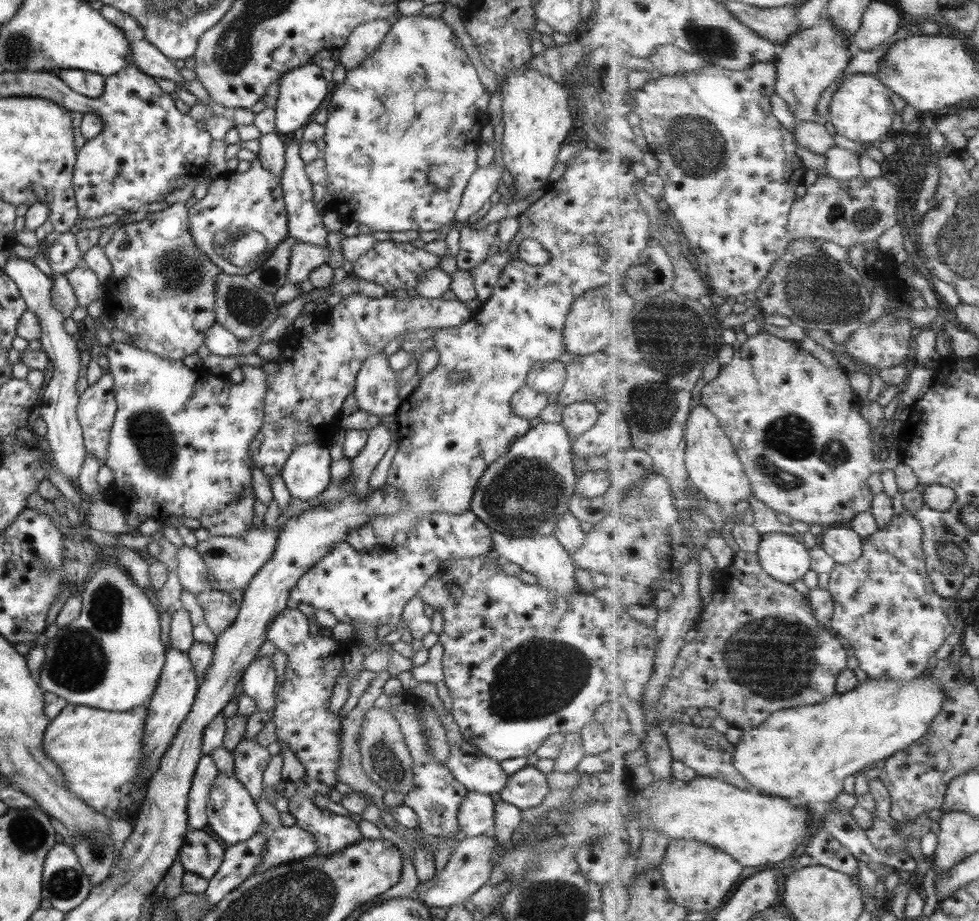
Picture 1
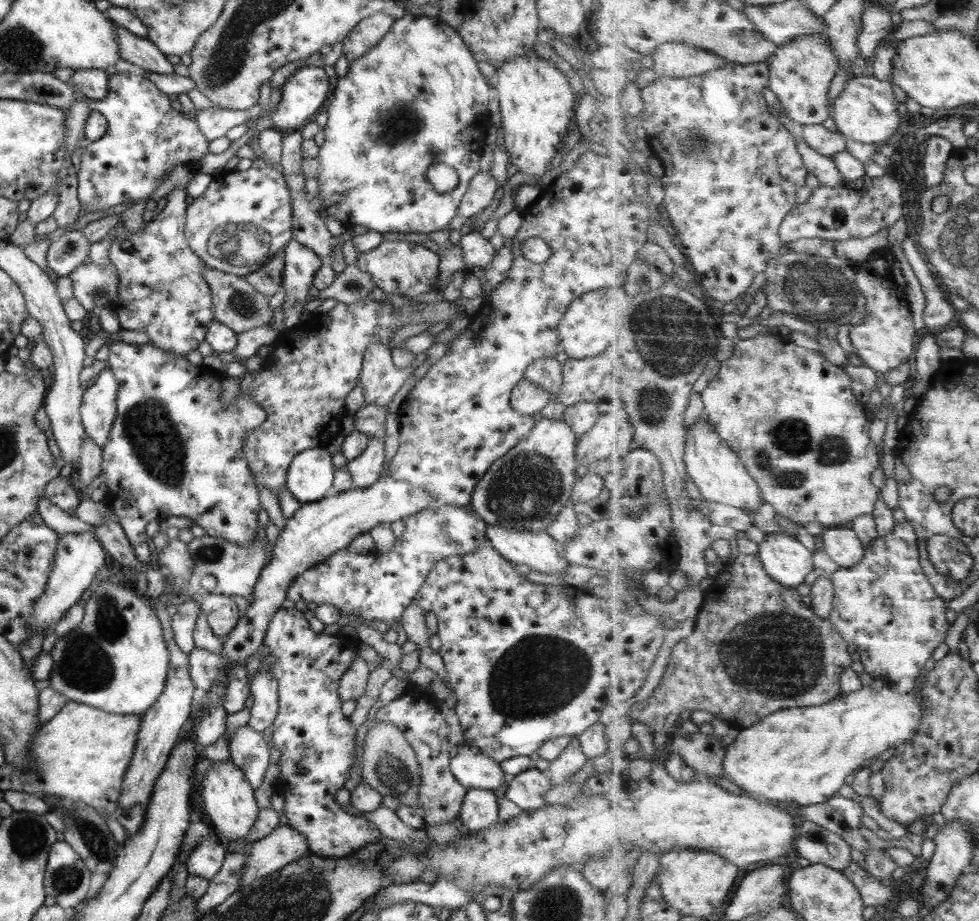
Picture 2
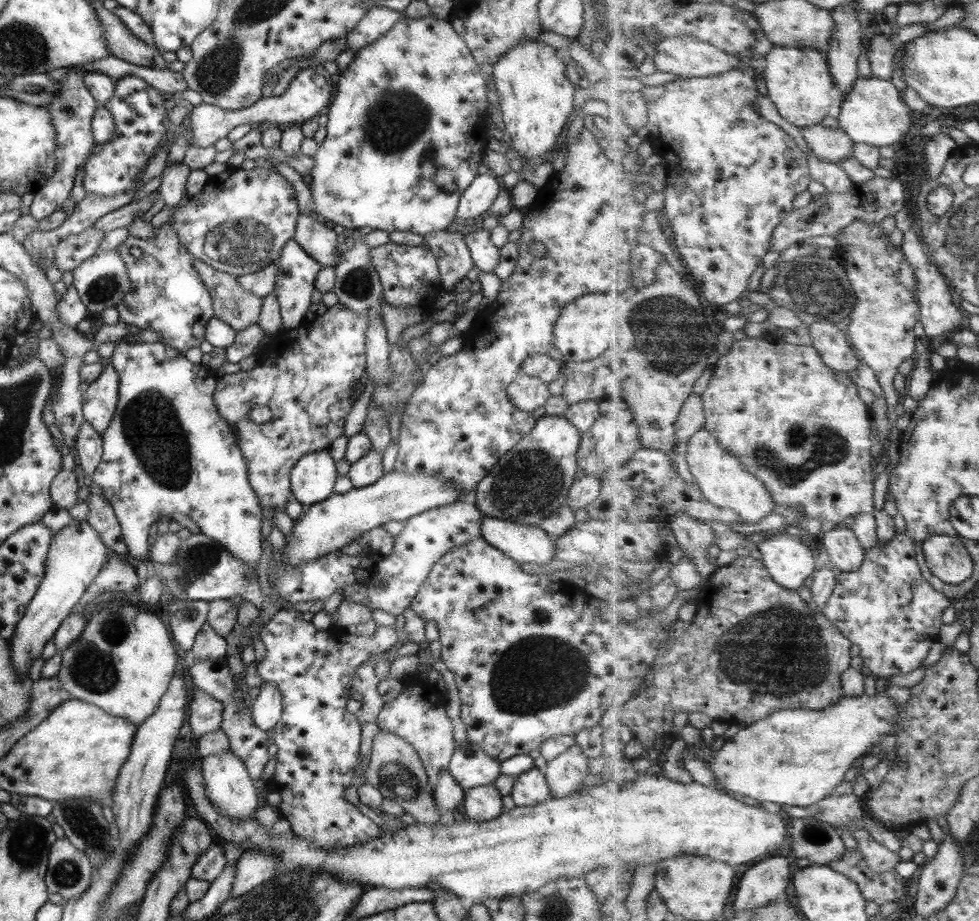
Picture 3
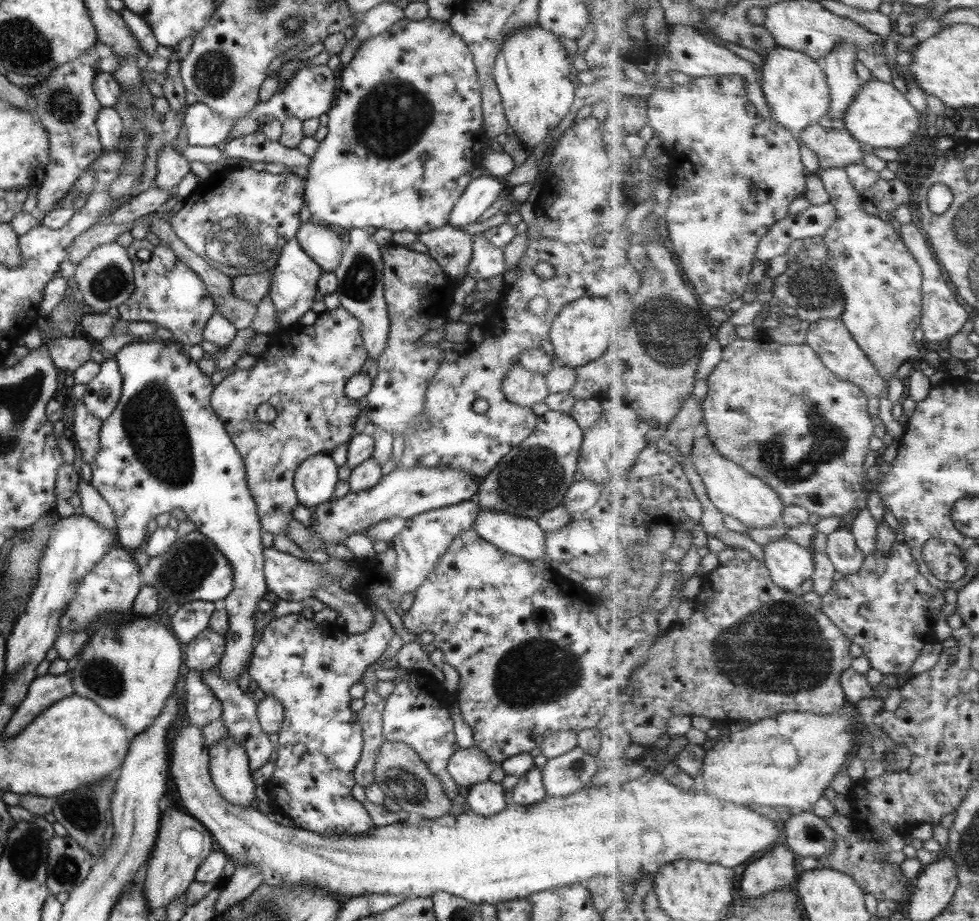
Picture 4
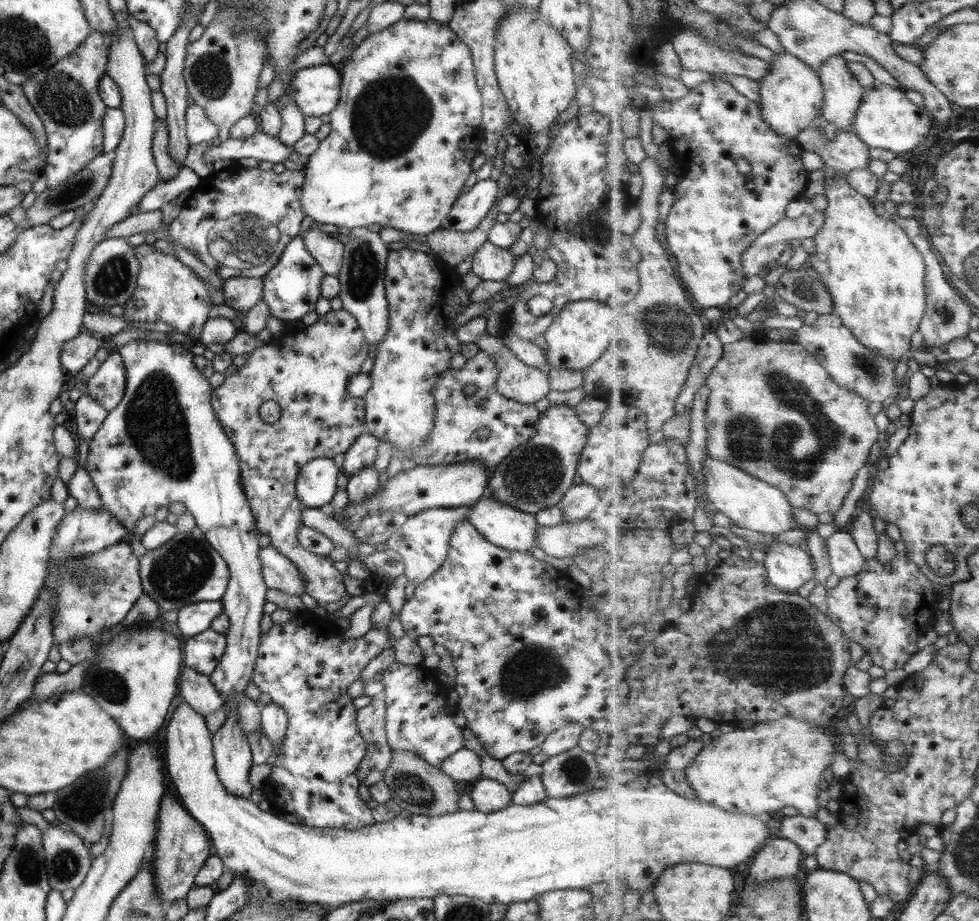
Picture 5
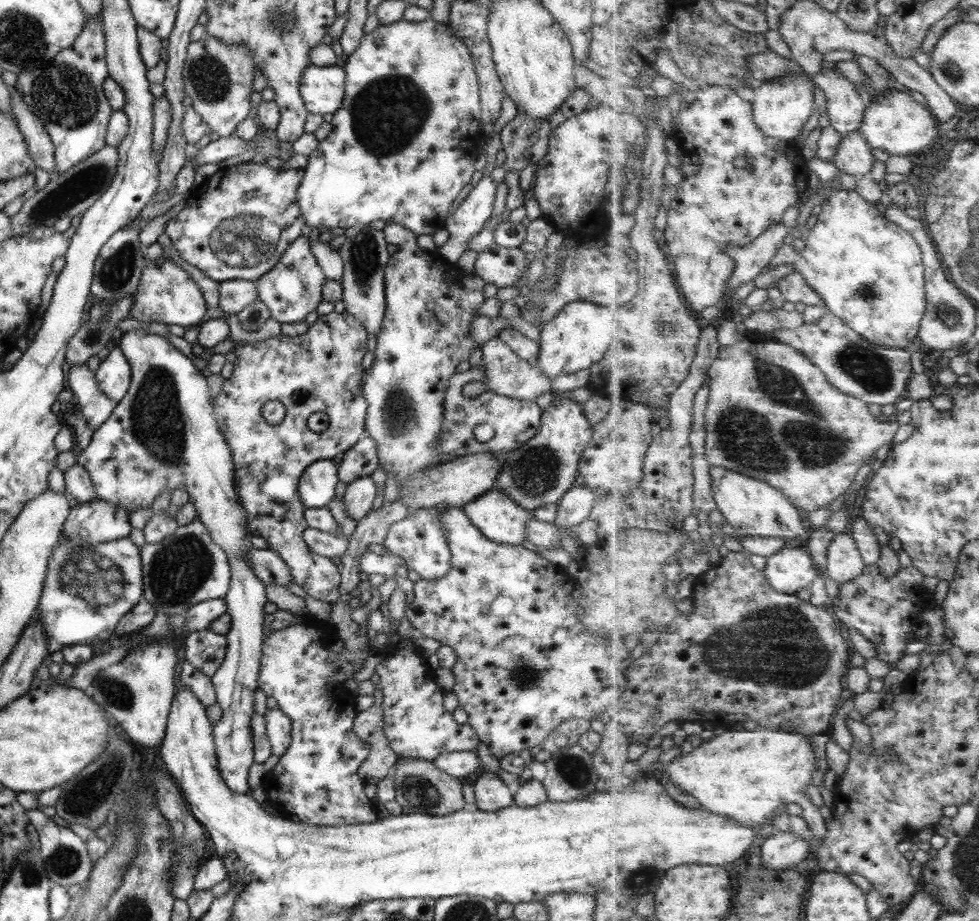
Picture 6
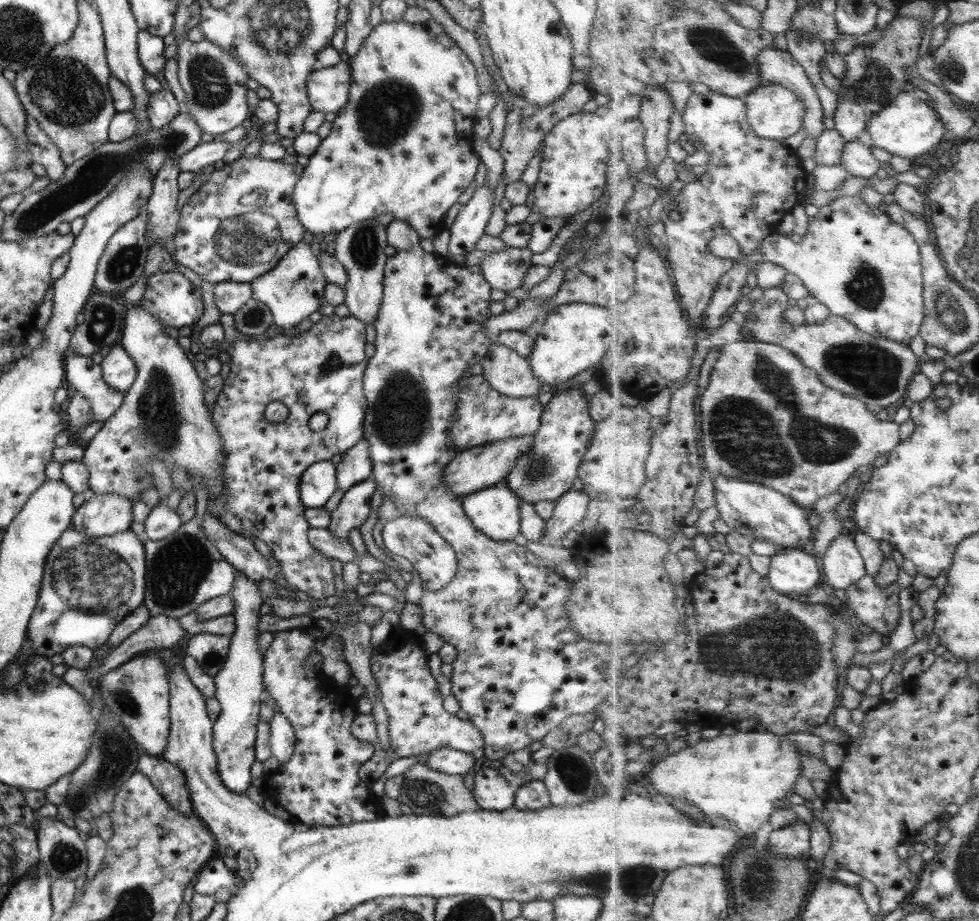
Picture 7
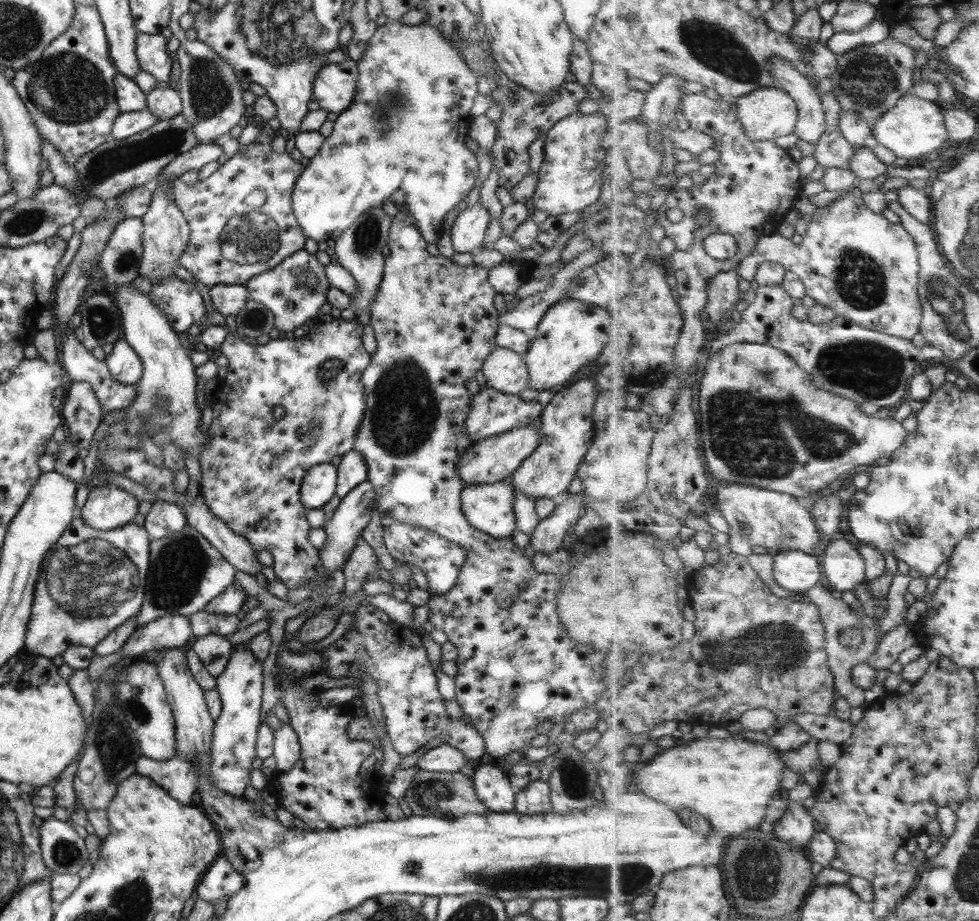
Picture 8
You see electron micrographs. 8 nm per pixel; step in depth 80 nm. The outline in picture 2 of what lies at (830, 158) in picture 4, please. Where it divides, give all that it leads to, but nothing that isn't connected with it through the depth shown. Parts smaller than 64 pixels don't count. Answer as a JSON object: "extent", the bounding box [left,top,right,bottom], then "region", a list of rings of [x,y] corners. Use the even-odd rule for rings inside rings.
{"extent":[802,124,847,157],"region":[[[821,124],[803,125],[802,137],[811,148],[828,157],[847,150],[847,138],[838,130],[831,132]]]}

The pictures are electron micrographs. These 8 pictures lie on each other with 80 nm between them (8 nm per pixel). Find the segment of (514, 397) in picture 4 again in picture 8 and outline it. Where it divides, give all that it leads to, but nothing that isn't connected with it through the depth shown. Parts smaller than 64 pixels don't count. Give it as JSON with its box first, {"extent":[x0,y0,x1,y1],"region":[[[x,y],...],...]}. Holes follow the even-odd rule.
{"extent":[480,346,529,395],"region":[[[496,346],[482,360],[480,370],[486,384],[499,392],[518,395],[528,388],[529,375],[524,359],[512,350]]]}

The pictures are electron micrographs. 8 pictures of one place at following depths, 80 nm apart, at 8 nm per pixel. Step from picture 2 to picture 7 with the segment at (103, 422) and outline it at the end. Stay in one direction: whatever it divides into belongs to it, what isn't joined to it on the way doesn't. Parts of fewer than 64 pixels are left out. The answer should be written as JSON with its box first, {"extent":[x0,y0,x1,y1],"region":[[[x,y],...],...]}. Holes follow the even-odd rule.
{"extent":[98,343,135,392],"region":[[[118,343],[110,347],[110,351],[98,365],[103,382],[115,392],[125,392],[135,378],[133,361]]]}

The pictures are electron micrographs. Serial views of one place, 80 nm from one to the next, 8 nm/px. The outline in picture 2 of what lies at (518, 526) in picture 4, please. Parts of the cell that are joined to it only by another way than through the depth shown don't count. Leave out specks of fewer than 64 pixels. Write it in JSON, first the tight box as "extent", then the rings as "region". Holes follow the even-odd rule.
{"extent":[484,525,570,574],"region":[[[487,525],[484,538],[509,564],[525,564],[541,574],[555,574],[570,568],[563,558],[564,547],[543,530],[519,531]]]}

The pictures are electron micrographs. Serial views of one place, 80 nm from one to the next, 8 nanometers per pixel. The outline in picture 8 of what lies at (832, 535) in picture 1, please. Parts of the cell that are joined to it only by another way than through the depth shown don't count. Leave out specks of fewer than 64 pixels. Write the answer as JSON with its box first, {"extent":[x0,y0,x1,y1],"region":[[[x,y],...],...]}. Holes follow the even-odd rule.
{"extent":[821,540,868,592],"region":[[[832,540],[821,560],[824,582],[835,592],[853,590],[868,580],[864,557],[849,540]]]}

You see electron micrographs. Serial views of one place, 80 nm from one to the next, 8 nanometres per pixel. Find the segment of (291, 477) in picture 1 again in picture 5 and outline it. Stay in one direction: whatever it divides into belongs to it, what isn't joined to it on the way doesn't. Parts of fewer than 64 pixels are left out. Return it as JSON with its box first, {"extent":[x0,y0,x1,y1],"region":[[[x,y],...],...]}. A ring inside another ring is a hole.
{"extent":[295,457,338,509],"region":[[[317,457],[301,465],[295,495],[302,507],[326,509],[336,492],[338,467],[332,459]]]}

